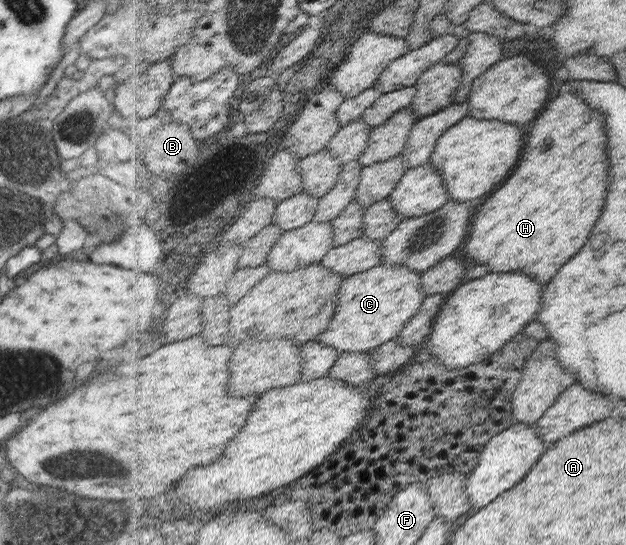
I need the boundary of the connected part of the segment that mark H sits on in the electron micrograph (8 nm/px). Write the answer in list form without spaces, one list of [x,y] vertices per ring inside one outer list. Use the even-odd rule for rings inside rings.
[[[571,80],[560,85],[560,94],[554,94],[538,118],[534,132],[526,140],[521,163],[514,175],[486,201],[474,218],[469,239],[463,248],[464,255],[473,264],[487,264],[489,272],[525,272],[536,276],[535,280],[540,280],[544,286],[550,284],[560,268],[584,246],[592,226],[602,214],[608,186],[608,176],[604,176],[608,174],[604,116],[583,98],[578,98],[572,81],[576,82]]]

